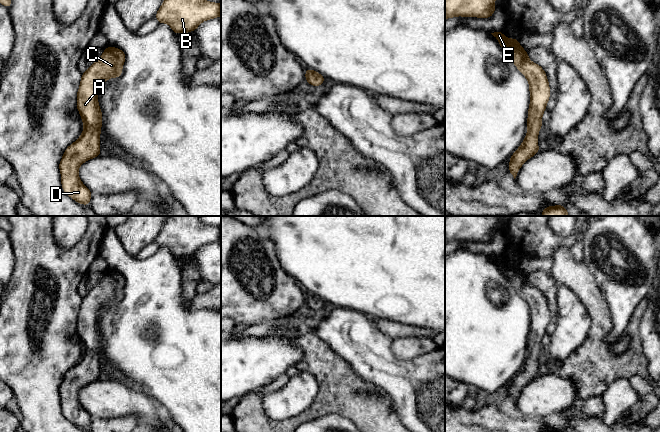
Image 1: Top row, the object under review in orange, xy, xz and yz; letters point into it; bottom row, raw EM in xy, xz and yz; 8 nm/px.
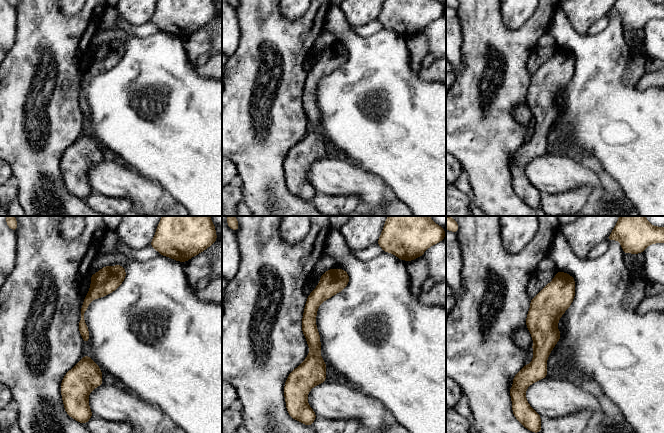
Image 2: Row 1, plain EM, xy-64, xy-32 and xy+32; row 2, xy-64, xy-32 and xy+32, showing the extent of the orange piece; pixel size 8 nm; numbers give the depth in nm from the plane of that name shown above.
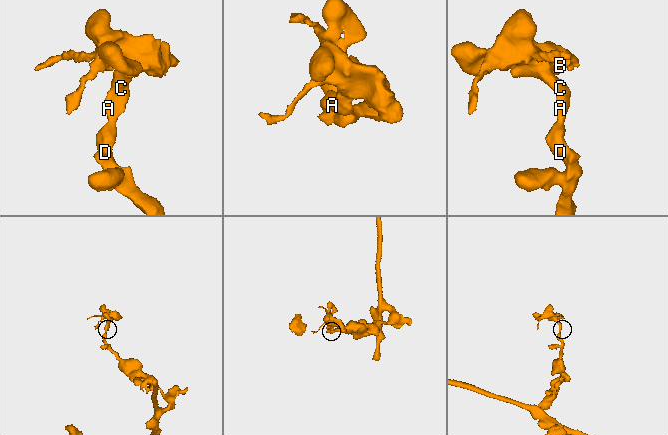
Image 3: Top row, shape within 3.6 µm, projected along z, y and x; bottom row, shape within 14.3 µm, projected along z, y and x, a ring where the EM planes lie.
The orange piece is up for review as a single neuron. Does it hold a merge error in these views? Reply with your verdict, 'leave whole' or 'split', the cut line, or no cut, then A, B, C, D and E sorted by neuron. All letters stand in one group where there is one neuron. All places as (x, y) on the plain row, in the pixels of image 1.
leave whole; no cut; A B C D E

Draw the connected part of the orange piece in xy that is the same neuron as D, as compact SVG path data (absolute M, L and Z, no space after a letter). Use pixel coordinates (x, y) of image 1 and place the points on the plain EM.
M107 271L104 277L84 296L77 316L77 334L84 354L81 360L63 378L59 388L64 416L76 426L89 429L91 415L78 399L79 391L100 377L102 336L98 328L100 311L109 303L122 299L125 277L115 271Z

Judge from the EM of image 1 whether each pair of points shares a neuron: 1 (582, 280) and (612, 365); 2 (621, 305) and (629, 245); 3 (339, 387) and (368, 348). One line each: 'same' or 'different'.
1: same
2: same
3: different

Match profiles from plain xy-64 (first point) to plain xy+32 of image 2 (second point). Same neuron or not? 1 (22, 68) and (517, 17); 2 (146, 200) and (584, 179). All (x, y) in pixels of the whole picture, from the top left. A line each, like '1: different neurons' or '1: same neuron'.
1: different neurons
2: same neuron

